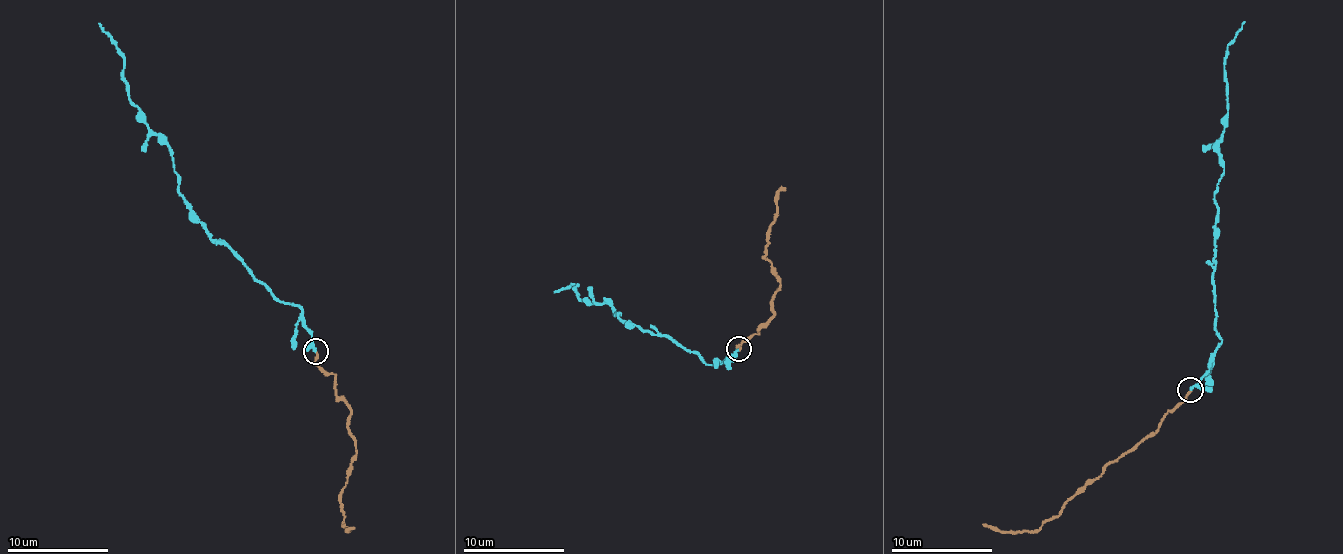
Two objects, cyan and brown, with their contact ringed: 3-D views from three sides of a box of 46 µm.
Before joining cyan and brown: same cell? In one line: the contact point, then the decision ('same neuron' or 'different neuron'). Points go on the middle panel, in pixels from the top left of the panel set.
(739, 349) | same neuron

